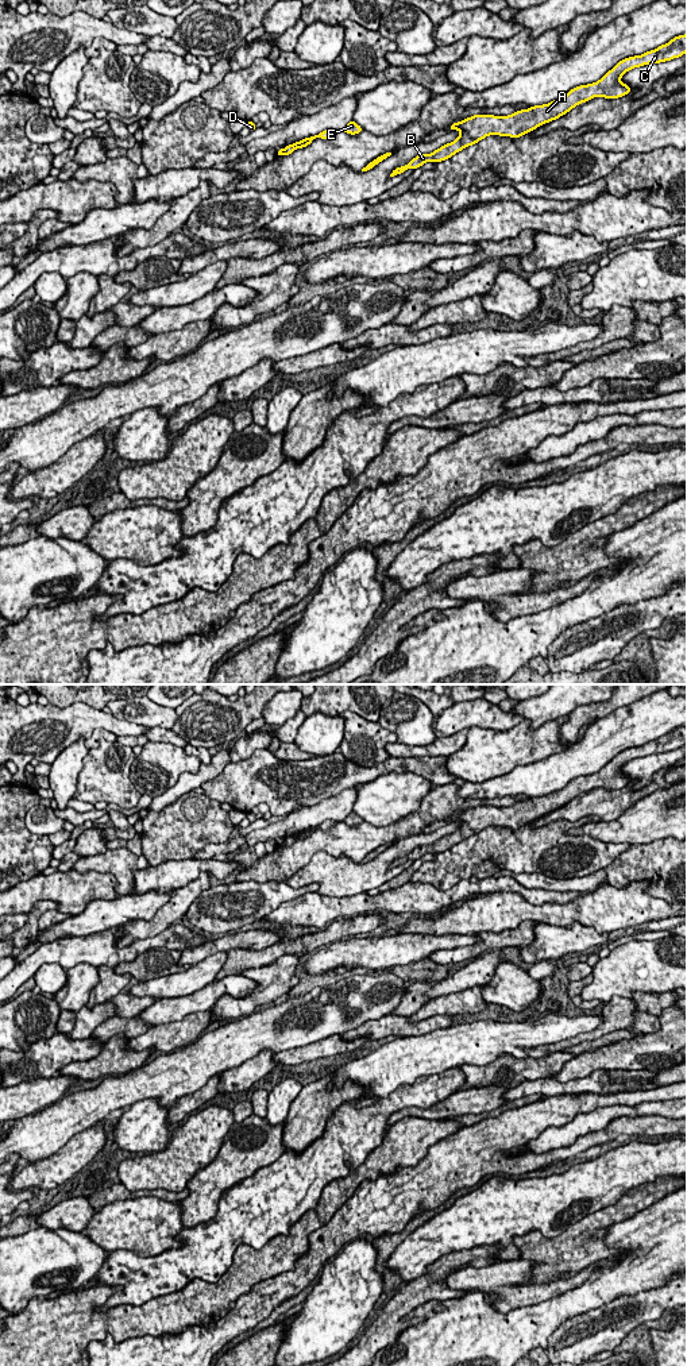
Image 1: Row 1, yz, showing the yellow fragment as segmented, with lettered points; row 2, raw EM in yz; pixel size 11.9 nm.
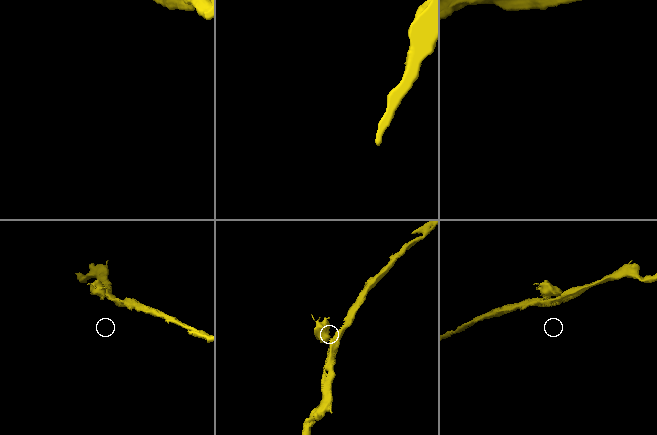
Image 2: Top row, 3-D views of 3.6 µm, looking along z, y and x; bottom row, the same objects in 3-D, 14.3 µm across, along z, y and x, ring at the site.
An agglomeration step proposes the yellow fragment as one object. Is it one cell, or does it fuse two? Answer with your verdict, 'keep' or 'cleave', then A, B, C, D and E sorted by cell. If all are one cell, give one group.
keep; groups A B C D E

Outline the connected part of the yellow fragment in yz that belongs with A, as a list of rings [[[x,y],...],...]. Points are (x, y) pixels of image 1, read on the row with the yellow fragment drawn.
[[[687,34],[678,35],[655,50],[620,61],[597,82],[576,86],[564,97],[549,101],[548,104],[520,109],[507,116],[475,113],[472,117],[467,117],[459,123],[454,121],[449,131],[458,130],[460,132],[454,142],[441,146],[431,154],[417,155],[408,165],[394,169],[390,177],[405,173],[408,169],[414,170],[427,162],[436,163],[445,161],[490,135],[520,138],[545,123],[559,119],[580,103],[587,103],[593,97],[620,99],[632,92],[632,89],[621,81],[621,77],[626,72],[649,63],[671,61],[686,53]]]

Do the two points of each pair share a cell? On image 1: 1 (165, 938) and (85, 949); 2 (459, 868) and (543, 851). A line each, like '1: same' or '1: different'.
1: same
2: same

